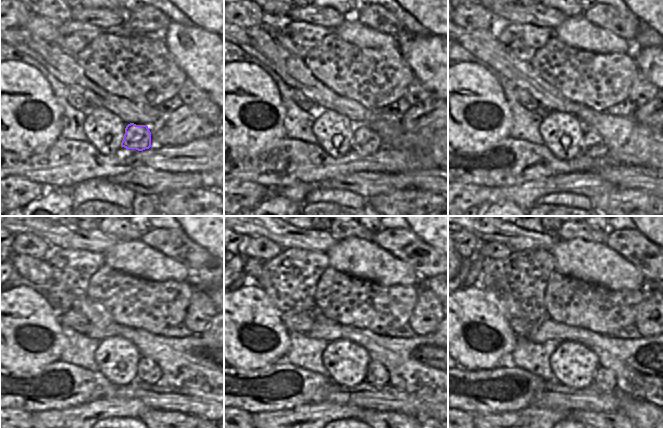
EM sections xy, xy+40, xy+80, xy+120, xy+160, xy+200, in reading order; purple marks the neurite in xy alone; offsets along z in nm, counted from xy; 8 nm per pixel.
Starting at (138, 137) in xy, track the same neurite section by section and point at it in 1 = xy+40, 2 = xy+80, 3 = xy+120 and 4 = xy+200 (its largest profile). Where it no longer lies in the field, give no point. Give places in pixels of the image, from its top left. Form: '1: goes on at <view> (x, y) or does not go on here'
1: goes on at xy+40 (365, 141)
2: goes on at xy+80 (592, 145)
3: goes on at xy+120 (148, 371)
4: goes on at xy+200 (604, 378)

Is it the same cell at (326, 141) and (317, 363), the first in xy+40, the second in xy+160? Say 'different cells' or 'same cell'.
different cells

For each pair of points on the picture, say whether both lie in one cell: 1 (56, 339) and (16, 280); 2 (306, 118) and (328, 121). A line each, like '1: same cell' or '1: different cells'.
1: different cells
2: different cells

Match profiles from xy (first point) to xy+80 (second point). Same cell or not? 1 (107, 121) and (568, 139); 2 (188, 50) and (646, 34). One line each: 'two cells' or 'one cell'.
1: one cell
2: two cells

